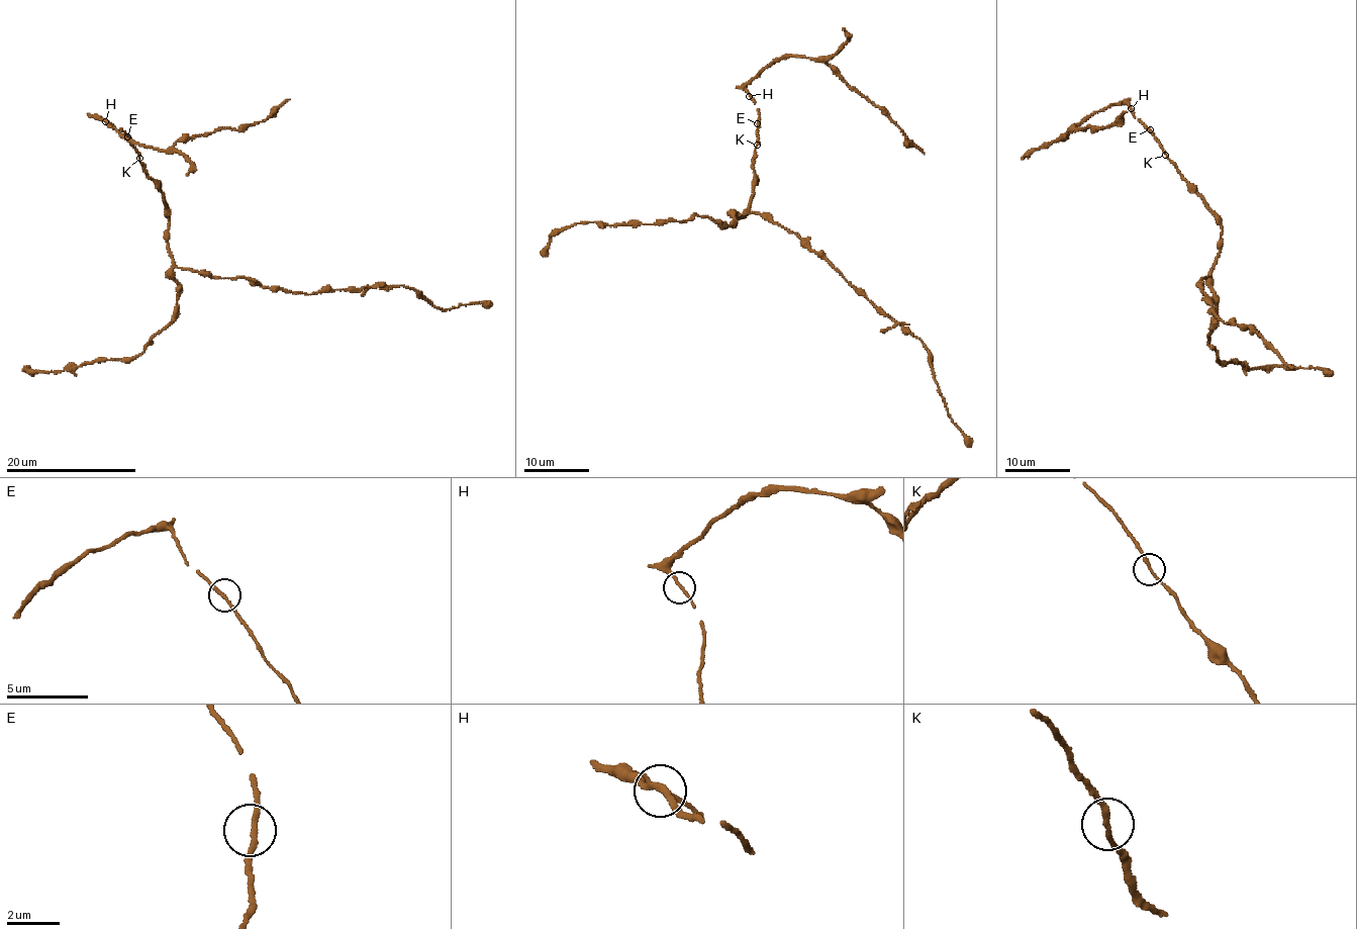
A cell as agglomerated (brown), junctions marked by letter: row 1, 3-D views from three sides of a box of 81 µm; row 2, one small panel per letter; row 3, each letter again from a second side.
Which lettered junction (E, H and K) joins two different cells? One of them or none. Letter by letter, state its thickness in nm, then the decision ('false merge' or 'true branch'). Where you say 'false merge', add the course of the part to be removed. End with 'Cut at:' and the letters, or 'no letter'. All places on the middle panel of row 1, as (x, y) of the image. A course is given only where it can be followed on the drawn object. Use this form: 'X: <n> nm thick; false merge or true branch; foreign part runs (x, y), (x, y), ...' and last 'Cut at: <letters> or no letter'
E: 200 nm thick; true branch
H: 180 nm thick; true branch
K: 190 nm thick; true branch
Cut at: no letter

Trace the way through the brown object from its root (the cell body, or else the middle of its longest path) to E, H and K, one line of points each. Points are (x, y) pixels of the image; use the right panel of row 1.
E: (1222, 229), (1221, 219), (1188, 185), (1150, 129)
H: (1222, 229), (1221, 219), (1188, 185), (1154, 136), (1135, 118), (1131, 108)
K: (1222, 229), (1221, 219), (1188, 185), (1165, 154)

